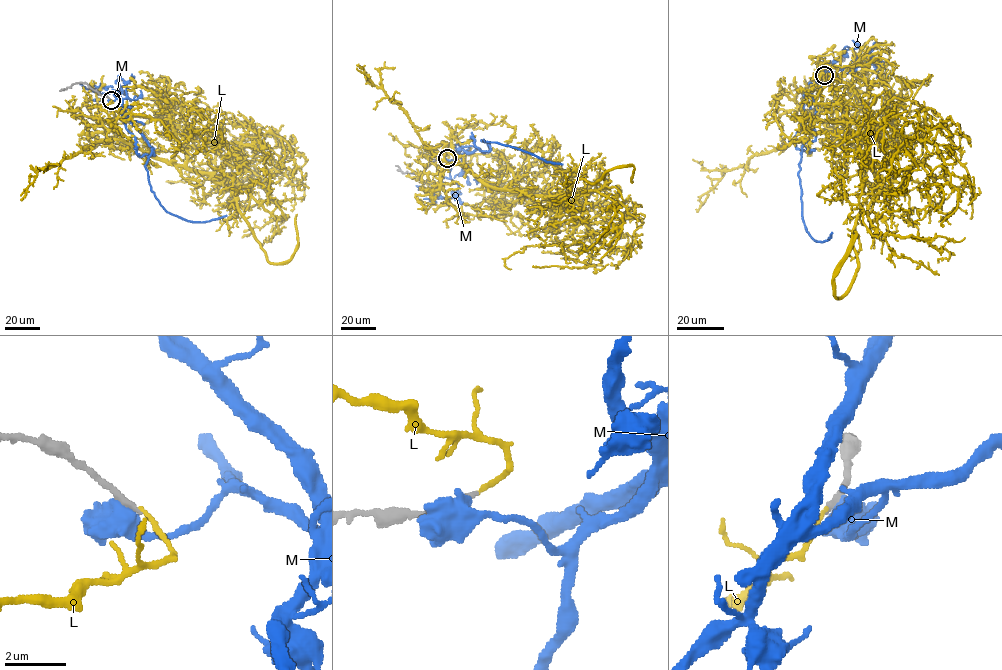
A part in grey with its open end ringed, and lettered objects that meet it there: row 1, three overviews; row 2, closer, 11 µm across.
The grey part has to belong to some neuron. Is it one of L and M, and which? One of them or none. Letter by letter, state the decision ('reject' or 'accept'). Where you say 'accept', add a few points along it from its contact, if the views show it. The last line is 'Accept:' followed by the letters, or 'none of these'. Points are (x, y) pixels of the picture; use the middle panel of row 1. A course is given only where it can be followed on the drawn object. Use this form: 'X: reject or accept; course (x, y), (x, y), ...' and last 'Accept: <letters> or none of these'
L: reject
M: reject
Accept: none of these

